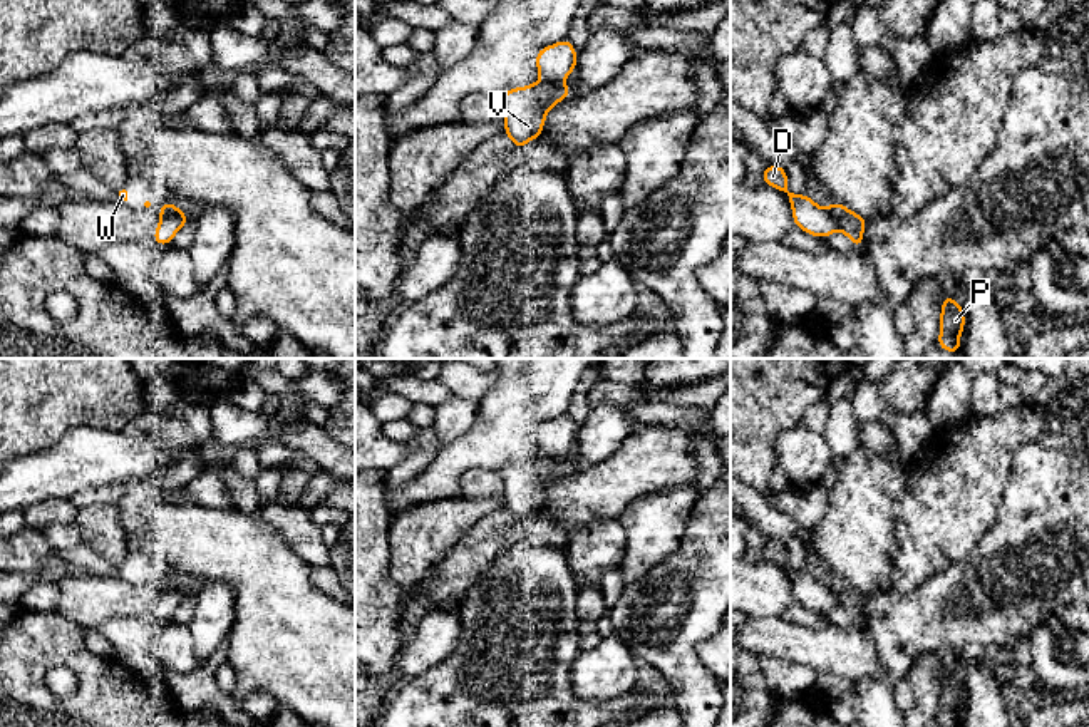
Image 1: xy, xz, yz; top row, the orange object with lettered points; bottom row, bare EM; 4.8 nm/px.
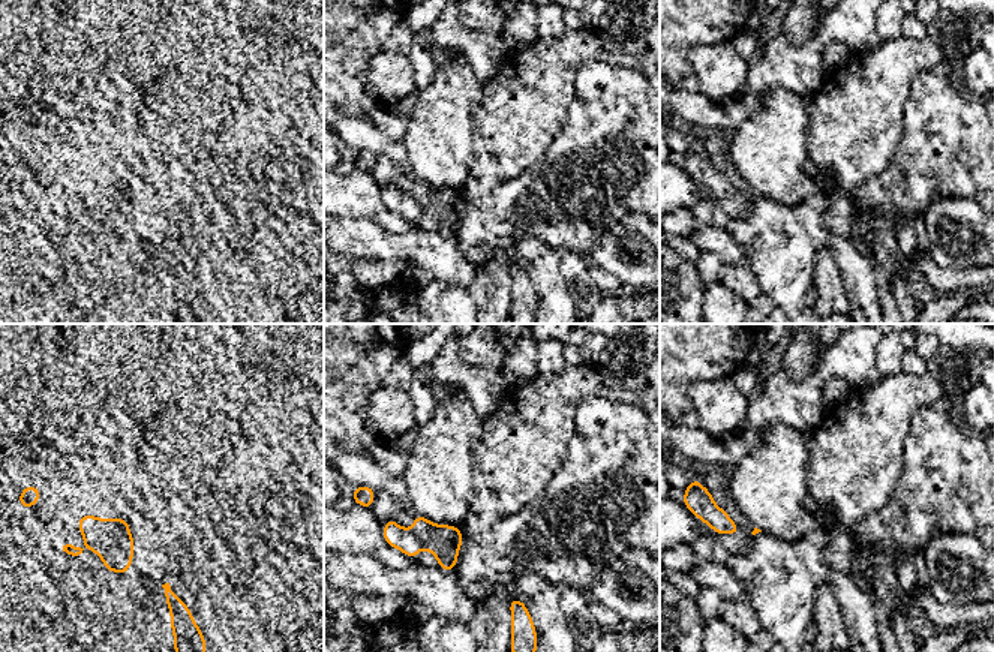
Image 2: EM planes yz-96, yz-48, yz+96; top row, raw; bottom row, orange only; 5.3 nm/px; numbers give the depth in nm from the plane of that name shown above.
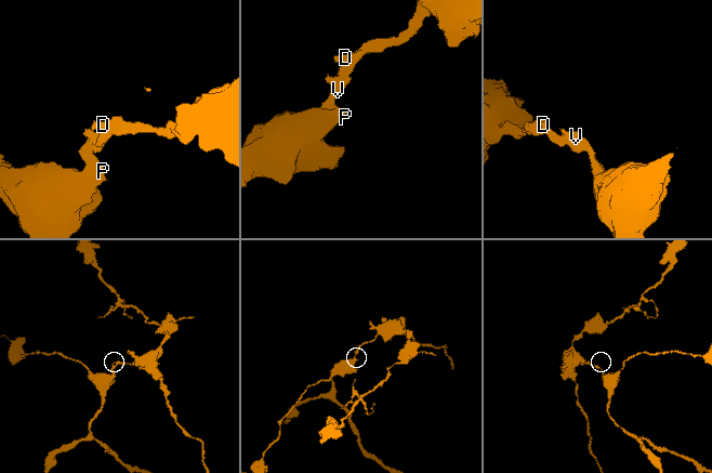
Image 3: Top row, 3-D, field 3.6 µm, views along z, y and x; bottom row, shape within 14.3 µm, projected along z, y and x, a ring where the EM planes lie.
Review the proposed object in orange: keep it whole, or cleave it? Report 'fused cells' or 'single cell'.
fused cells

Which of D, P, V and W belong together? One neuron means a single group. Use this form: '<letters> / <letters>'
D / P V W

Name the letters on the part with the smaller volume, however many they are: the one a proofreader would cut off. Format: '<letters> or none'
D

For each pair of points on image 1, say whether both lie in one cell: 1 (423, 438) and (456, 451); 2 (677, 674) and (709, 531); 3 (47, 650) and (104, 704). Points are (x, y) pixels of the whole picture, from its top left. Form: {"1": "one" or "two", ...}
{"1": "two", "2": "one", "3": "one"}

